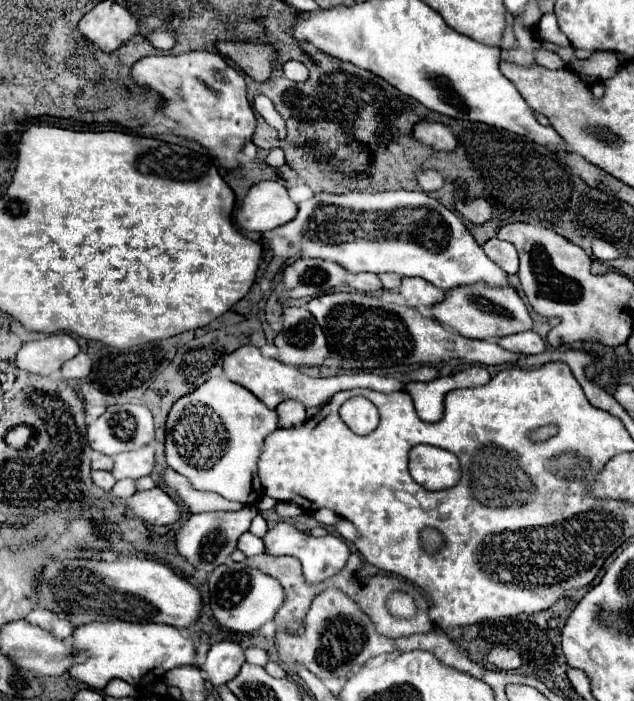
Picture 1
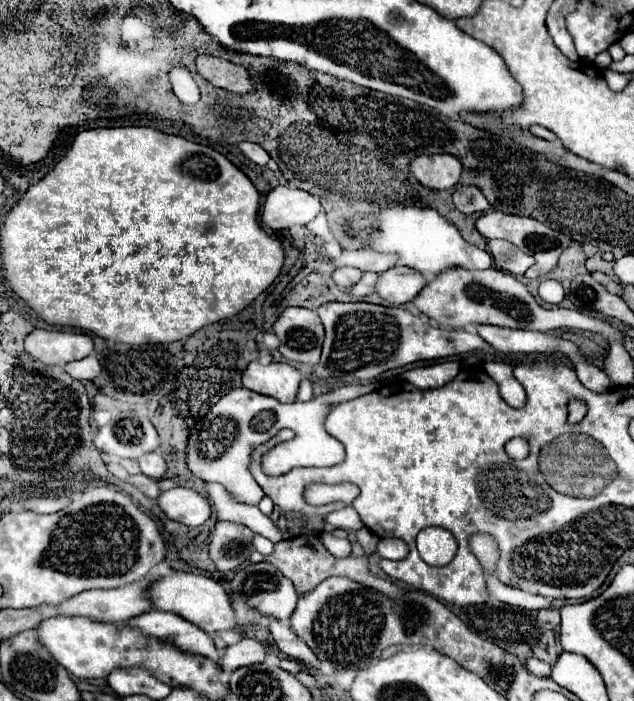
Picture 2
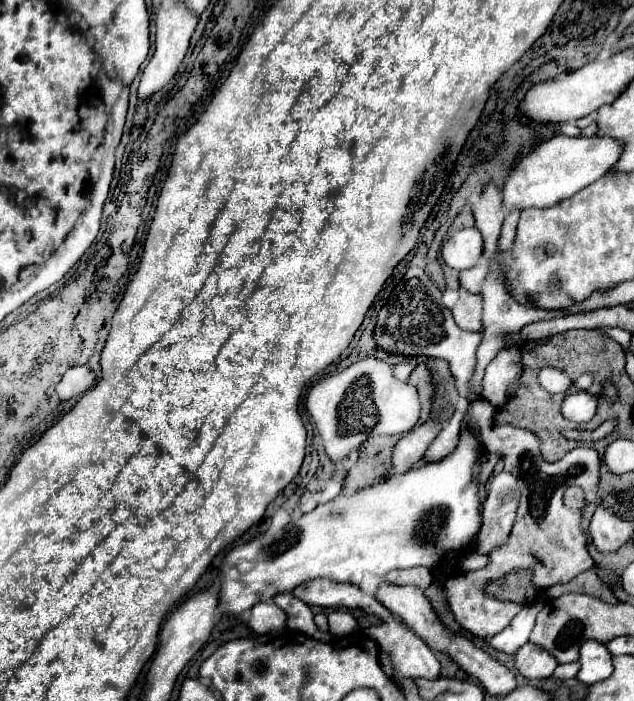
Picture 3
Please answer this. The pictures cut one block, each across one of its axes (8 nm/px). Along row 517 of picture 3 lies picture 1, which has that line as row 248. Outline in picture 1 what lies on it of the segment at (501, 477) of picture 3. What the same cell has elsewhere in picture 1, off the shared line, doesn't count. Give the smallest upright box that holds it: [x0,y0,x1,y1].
[482,238,518,274]

